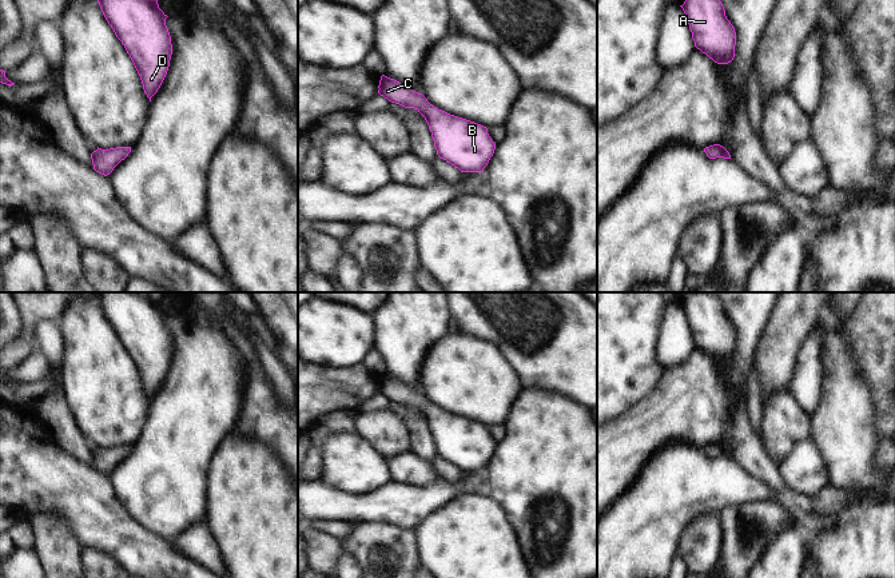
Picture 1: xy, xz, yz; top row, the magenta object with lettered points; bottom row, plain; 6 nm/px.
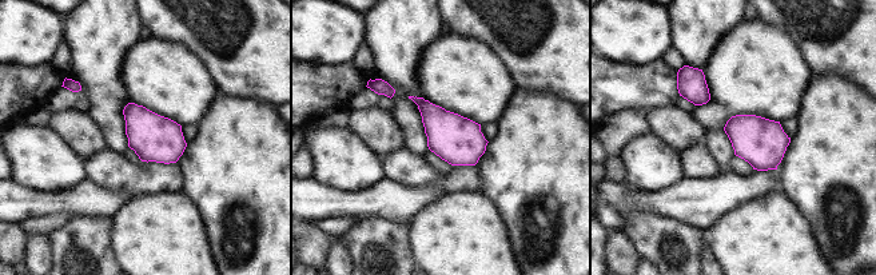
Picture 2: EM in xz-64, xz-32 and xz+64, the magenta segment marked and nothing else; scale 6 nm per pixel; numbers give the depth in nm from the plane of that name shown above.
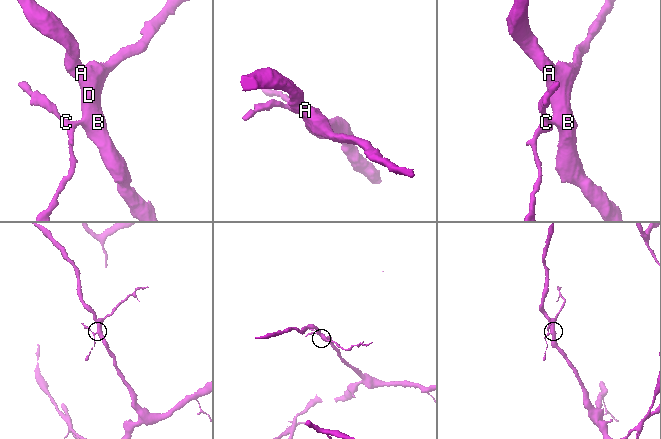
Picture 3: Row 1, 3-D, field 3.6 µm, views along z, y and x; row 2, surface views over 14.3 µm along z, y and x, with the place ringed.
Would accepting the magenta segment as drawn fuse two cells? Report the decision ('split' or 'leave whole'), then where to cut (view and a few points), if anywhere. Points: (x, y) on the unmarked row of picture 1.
leave whole; cut none

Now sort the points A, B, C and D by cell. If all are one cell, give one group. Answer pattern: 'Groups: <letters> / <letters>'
Groups: A B C D

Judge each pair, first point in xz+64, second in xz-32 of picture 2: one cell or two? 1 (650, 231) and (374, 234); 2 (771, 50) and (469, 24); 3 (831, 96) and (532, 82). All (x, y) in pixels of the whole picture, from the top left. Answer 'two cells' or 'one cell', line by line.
1: one cell
2: two cells
3: two cells

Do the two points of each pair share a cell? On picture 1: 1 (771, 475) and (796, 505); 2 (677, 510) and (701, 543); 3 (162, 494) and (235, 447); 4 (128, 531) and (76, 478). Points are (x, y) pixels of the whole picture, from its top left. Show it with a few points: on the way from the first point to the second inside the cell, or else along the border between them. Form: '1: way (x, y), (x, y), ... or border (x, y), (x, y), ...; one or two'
1: way (775, 482), (790, 498); one
2: border (716, 514), (701, 514), (685, 529), (677, 554); two
3: border (225, 438), (210, 459), (205, 495); two
4: way (115, 518), (88, 491); one

